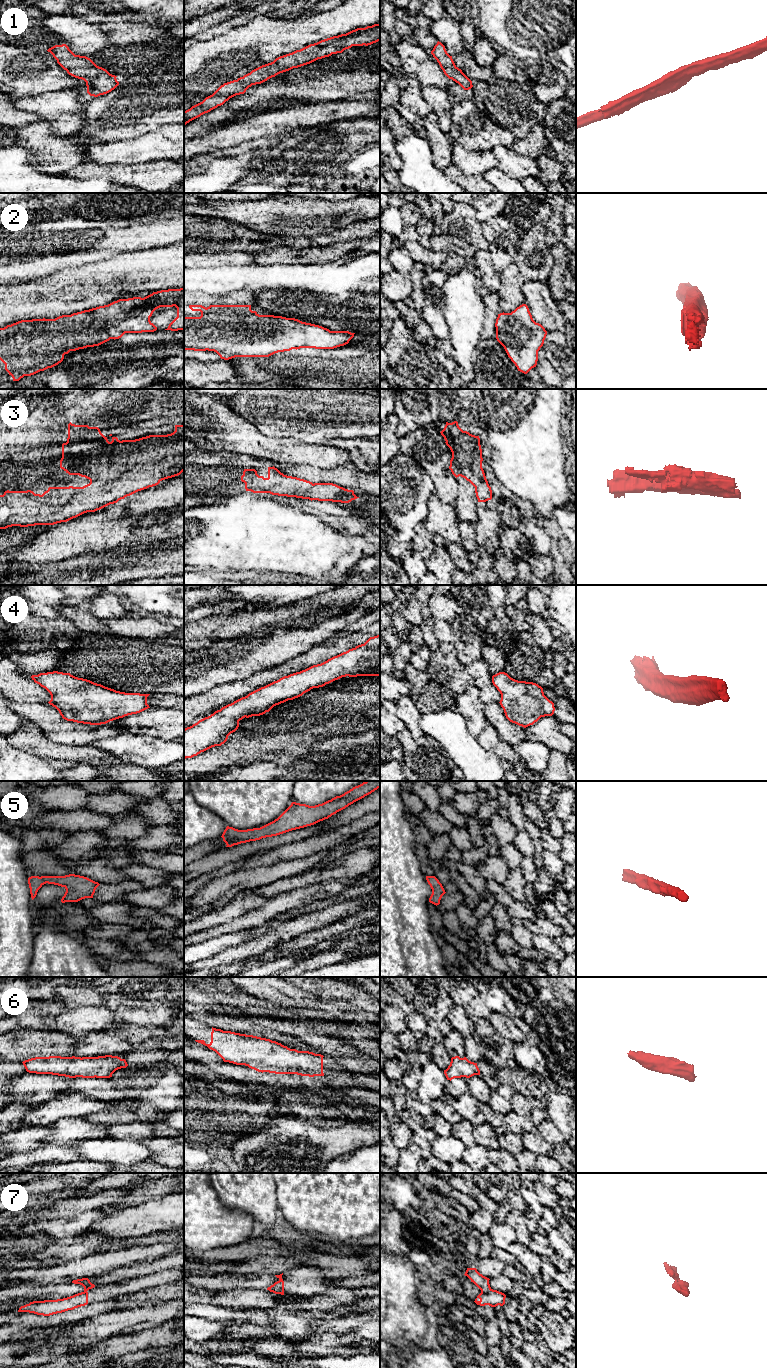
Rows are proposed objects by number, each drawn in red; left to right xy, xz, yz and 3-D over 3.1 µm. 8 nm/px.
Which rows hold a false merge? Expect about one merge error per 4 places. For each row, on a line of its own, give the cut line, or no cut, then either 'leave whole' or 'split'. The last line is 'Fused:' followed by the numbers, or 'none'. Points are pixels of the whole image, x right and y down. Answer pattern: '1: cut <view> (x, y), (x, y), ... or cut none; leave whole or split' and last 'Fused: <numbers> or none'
1: cut none; leave whole
2: cut none; leave whole
3: cut none; leave whole
4: cut none; leave whole
5: cut none; leave whole
6: cut none; leave whole
7: cut yz (490, 1288), (485, 1292), (481, 1292); split
Fused: 7

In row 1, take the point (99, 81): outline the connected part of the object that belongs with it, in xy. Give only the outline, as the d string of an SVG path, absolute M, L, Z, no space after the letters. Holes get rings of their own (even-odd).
M66 44L55 45L47 51L69 75L86 82L87 93L90 96L107 94L119 85L117 76L97 66L90 58L75 55Z

